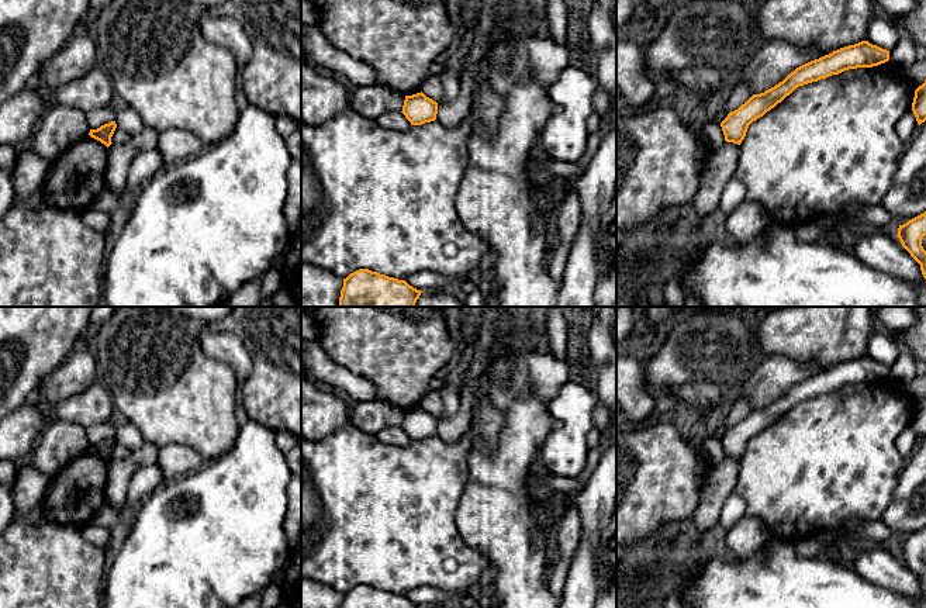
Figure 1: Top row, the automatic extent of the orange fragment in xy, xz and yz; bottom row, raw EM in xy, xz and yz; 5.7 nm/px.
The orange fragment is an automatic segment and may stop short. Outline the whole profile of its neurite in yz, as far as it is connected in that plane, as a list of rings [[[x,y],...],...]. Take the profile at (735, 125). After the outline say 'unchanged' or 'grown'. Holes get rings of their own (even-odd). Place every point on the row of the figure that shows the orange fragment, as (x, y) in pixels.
[[[868,41],[840,48],[829,55],[811,61],[797,68],[774,87],[764,93],[753,94],[737,110],[729,113],[721,122],[725,141],[740,145],[749,125],[774,108],[799,86],[839,75],[849,69],[873,68],[888,61],[889,51],[873,45]]] | unchanged

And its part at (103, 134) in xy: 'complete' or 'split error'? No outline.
complete

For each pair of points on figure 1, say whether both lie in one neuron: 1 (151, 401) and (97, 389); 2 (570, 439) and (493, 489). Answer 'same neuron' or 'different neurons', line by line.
1: different neurons
2: different neurons

